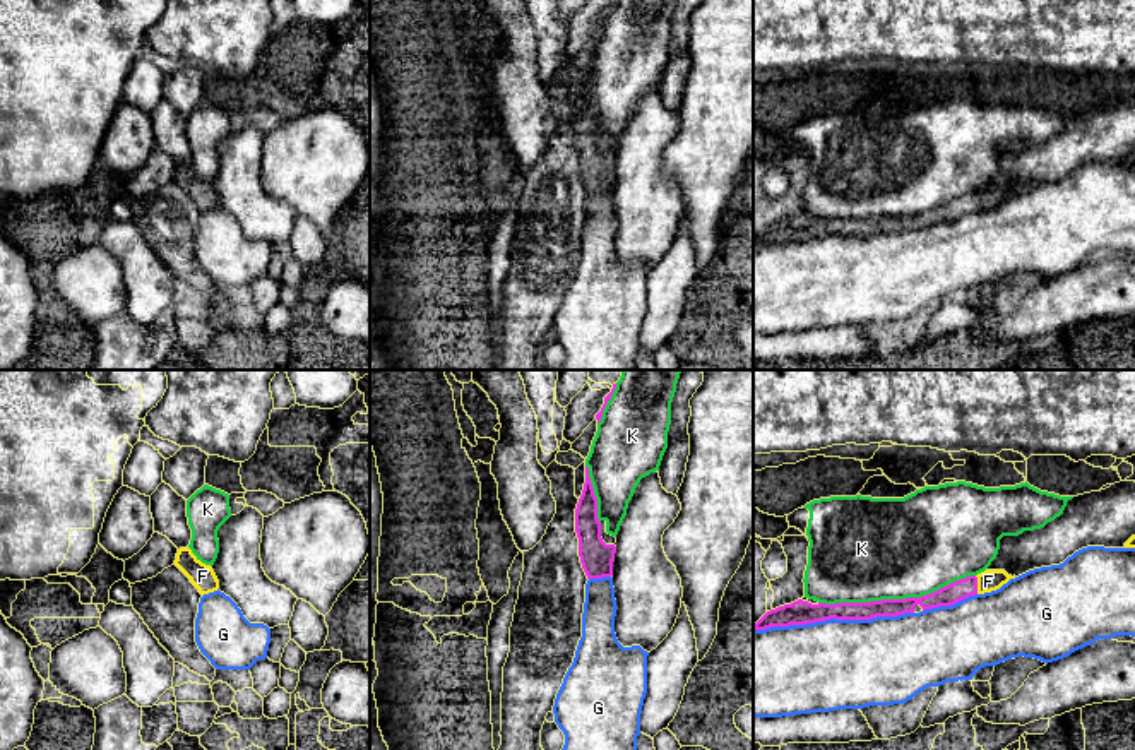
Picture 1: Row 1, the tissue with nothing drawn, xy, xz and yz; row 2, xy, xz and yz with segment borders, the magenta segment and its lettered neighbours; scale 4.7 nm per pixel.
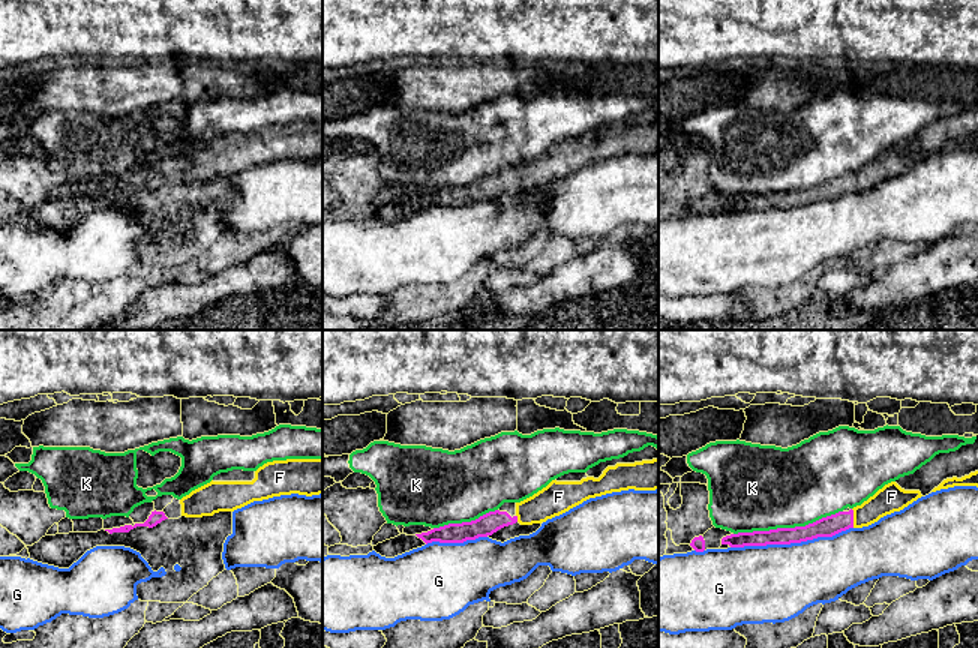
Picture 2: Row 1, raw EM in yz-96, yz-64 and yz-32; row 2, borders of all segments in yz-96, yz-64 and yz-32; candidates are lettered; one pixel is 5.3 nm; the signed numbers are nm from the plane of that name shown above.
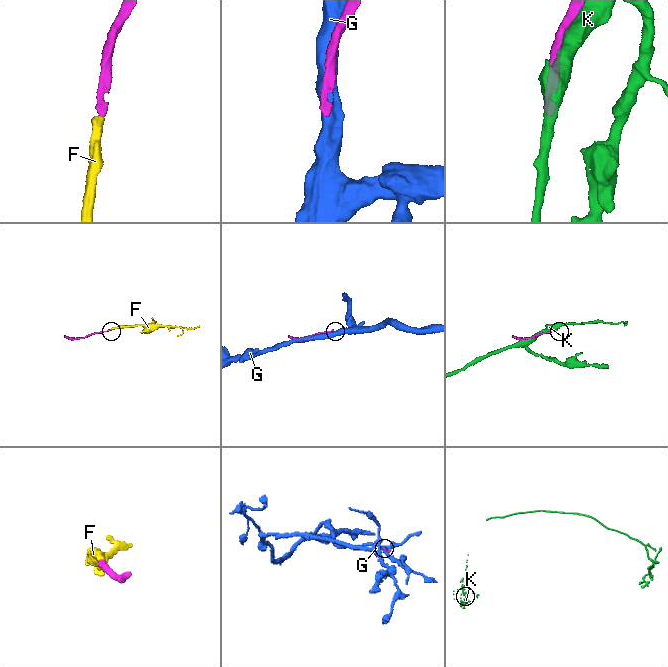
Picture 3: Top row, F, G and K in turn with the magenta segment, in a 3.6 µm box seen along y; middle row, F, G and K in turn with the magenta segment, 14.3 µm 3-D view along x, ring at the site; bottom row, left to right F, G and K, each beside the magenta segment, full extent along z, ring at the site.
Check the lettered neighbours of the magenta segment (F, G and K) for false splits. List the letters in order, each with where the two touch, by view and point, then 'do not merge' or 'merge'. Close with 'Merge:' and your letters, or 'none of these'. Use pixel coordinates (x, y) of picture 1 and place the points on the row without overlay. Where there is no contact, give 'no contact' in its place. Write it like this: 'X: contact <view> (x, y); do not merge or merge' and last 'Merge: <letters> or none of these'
F: contact yz (976, 201); merge
G: contact yz (832, 233); do not merge
K: contact yz (896, 216); do not merge
Merge: F

